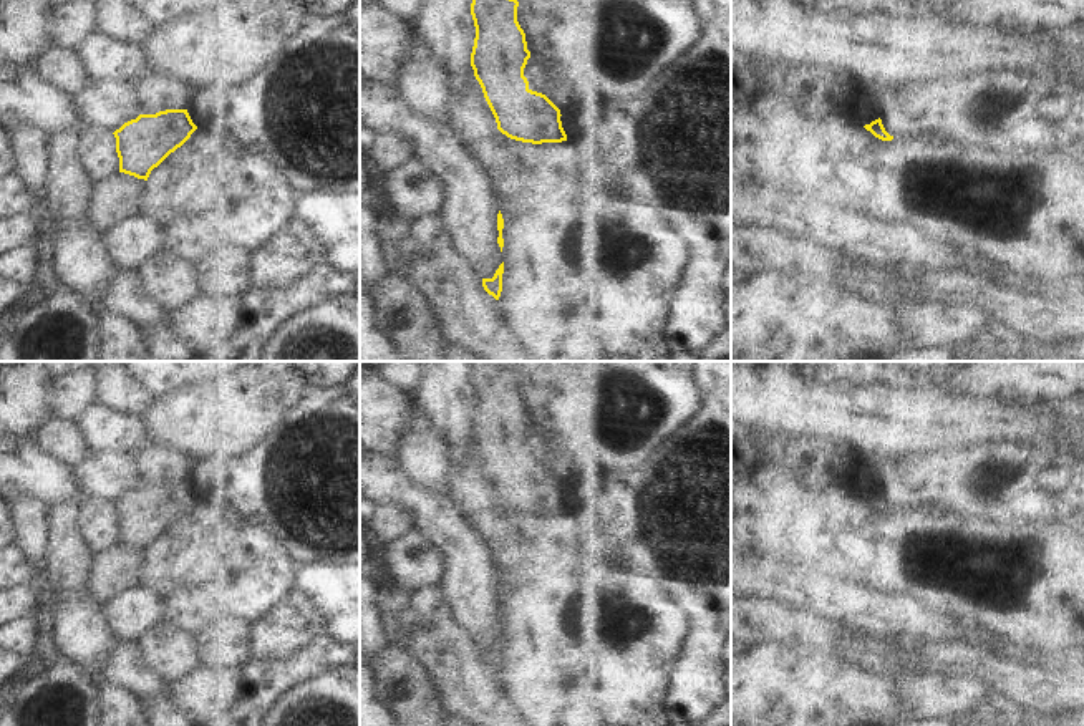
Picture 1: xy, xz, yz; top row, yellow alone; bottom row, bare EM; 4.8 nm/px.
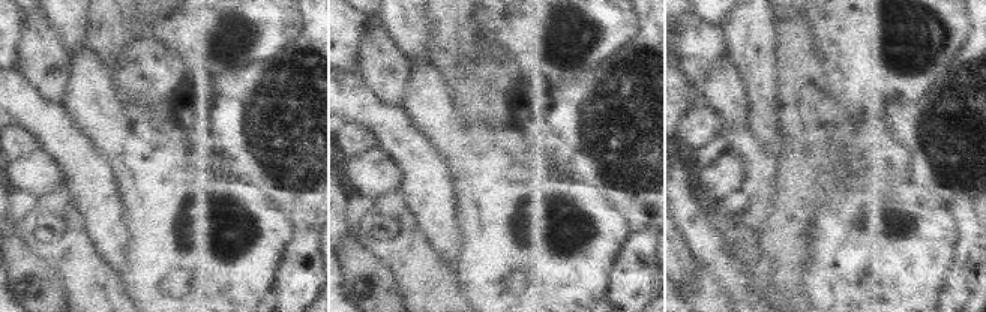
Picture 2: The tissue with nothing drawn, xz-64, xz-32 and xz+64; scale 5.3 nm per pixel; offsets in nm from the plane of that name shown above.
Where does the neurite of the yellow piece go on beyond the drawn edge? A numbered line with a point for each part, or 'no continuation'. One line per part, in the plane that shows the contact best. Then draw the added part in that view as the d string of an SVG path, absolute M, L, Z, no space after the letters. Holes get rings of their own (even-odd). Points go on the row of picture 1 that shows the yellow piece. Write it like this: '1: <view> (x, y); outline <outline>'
no continuation

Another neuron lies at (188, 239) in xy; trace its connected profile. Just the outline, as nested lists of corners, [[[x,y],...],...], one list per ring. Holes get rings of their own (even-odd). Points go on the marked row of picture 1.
[[[179,217],[162,227],[162,250],[171,252],[194,265],[219,250],[230,252],[235,242],[227,234],[215,239],[207,227],[196,219]]]

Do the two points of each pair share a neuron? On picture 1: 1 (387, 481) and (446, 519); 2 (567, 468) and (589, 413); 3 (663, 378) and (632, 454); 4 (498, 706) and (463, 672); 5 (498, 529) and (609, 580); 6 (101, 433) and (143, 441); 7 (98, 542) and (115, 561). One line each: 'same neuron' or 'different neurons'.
1: same neuron
2: same neuron
3: same neuron
4: same neuron
5: same neuron
6: same neuron
7: different neurons

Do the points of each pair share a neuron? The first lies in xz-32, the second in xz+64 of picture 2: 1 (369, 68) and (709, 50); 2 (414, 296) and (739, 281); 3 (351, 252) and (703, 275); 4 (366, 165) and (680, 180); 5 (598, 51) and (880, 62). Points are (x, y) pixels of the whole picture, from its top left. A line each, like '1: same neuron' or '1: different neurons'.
1: different neurons
2: different neurons
3: same neuron
4: different neurons
5: different neurons

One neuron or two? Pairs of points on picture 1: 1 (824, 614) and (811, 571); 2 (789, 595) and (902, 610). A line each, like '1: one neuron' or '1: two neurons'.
1: two neurons
2: one neuron

